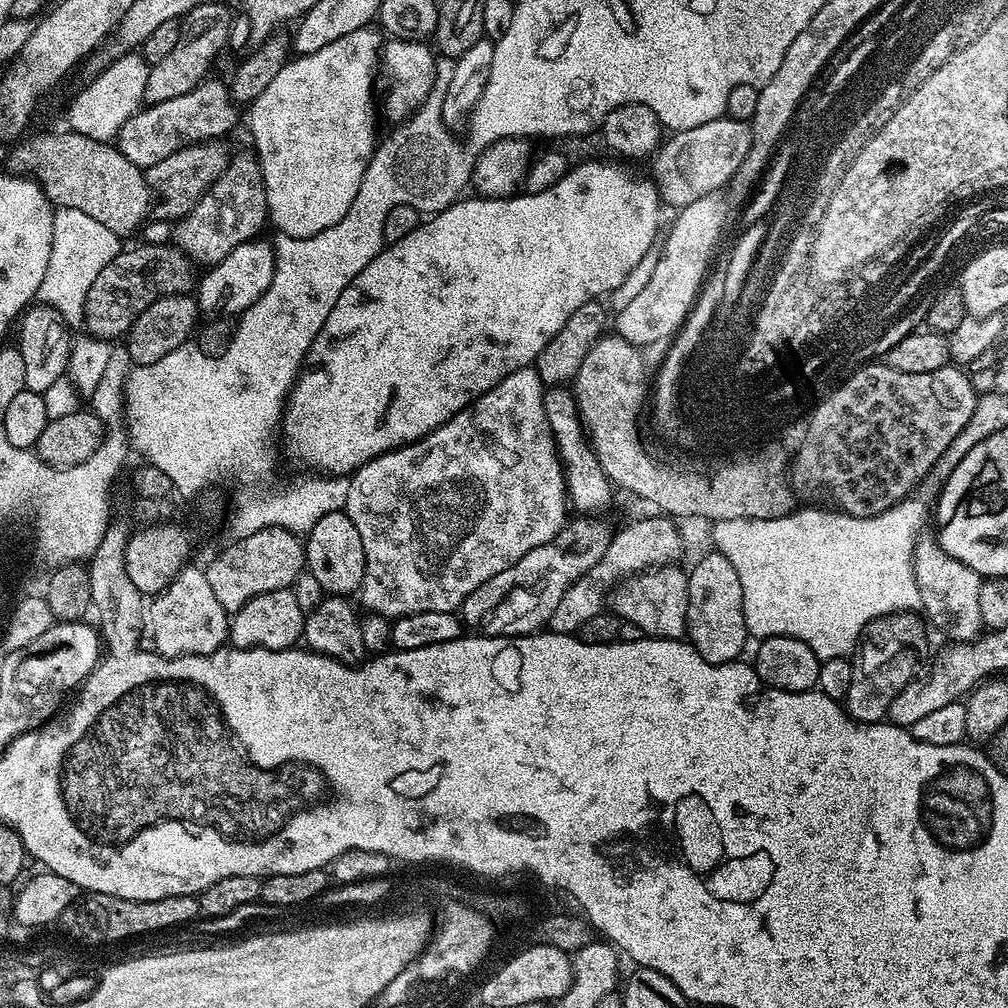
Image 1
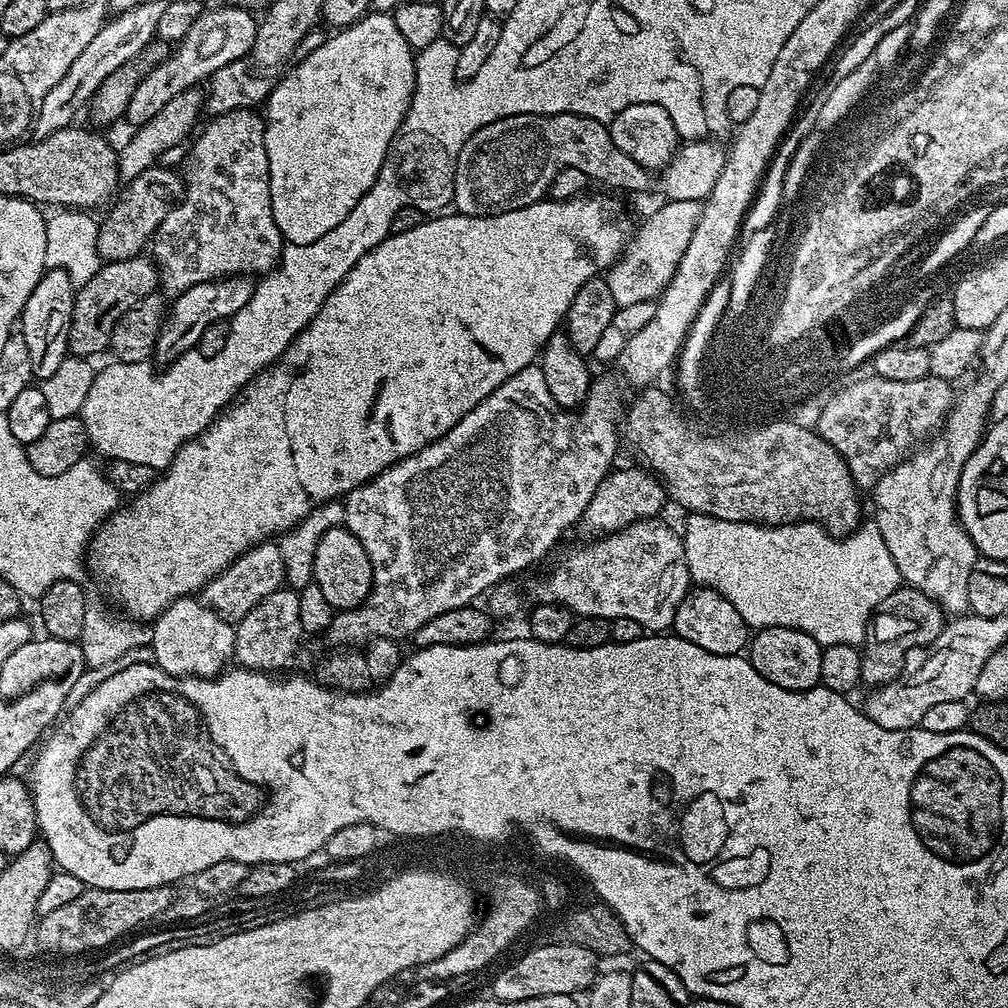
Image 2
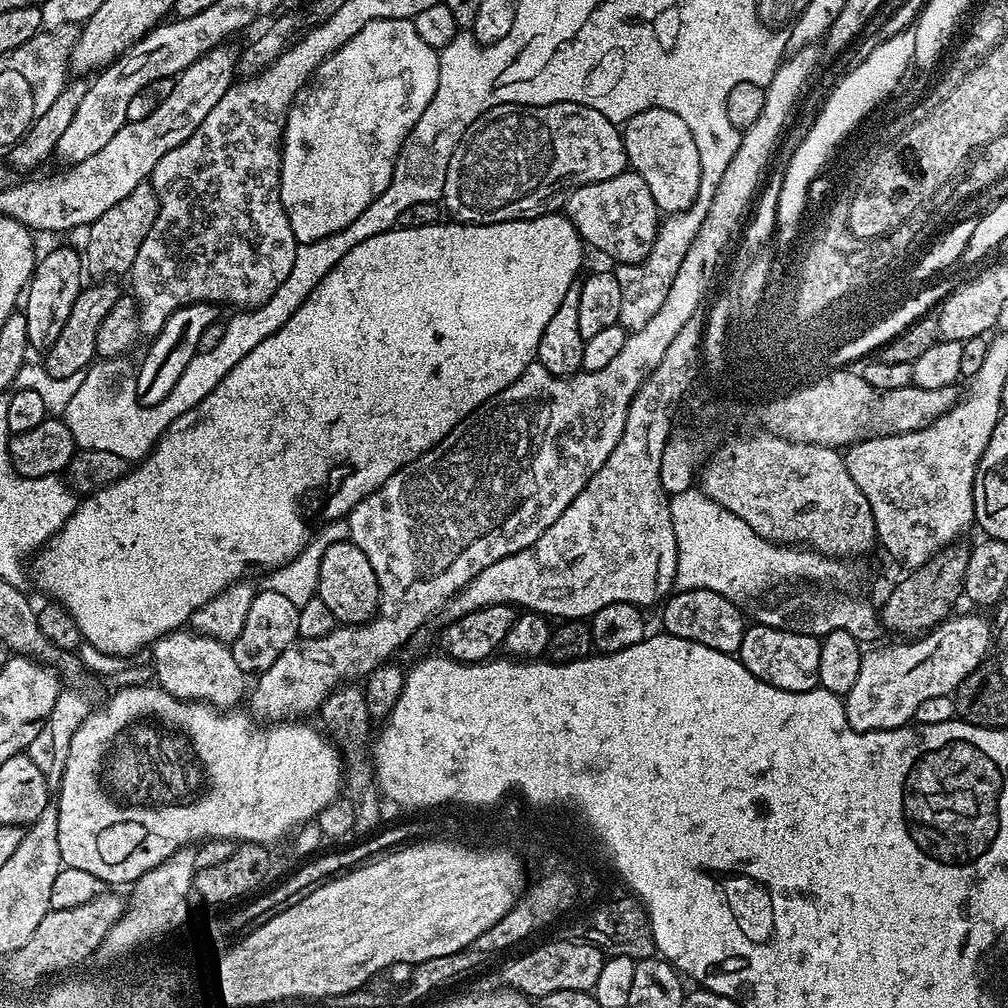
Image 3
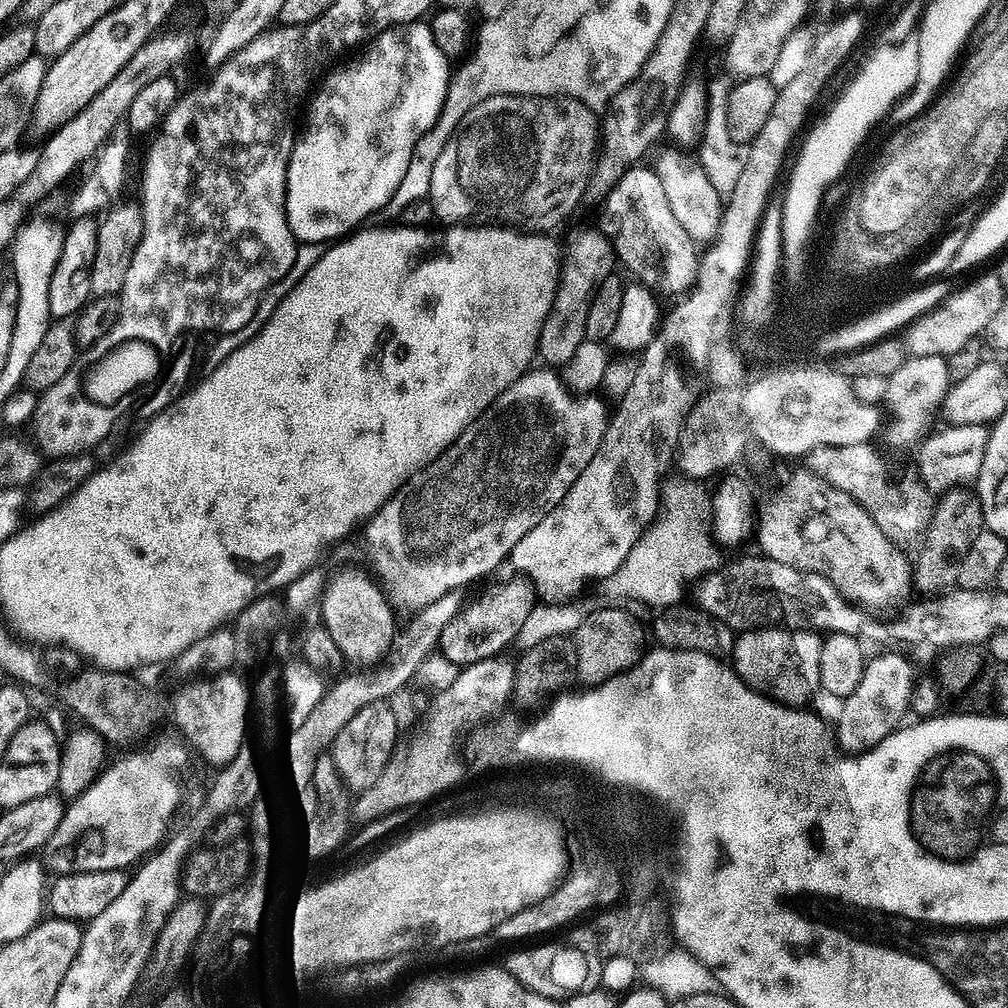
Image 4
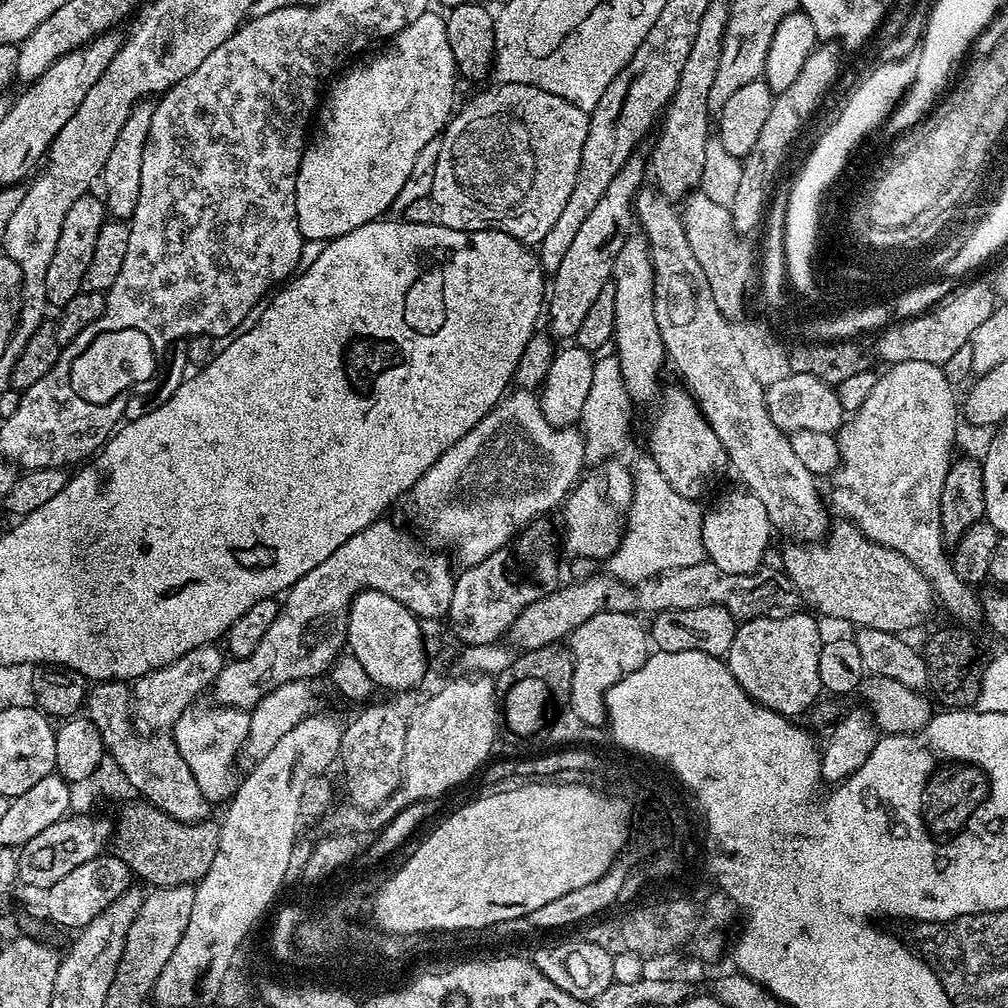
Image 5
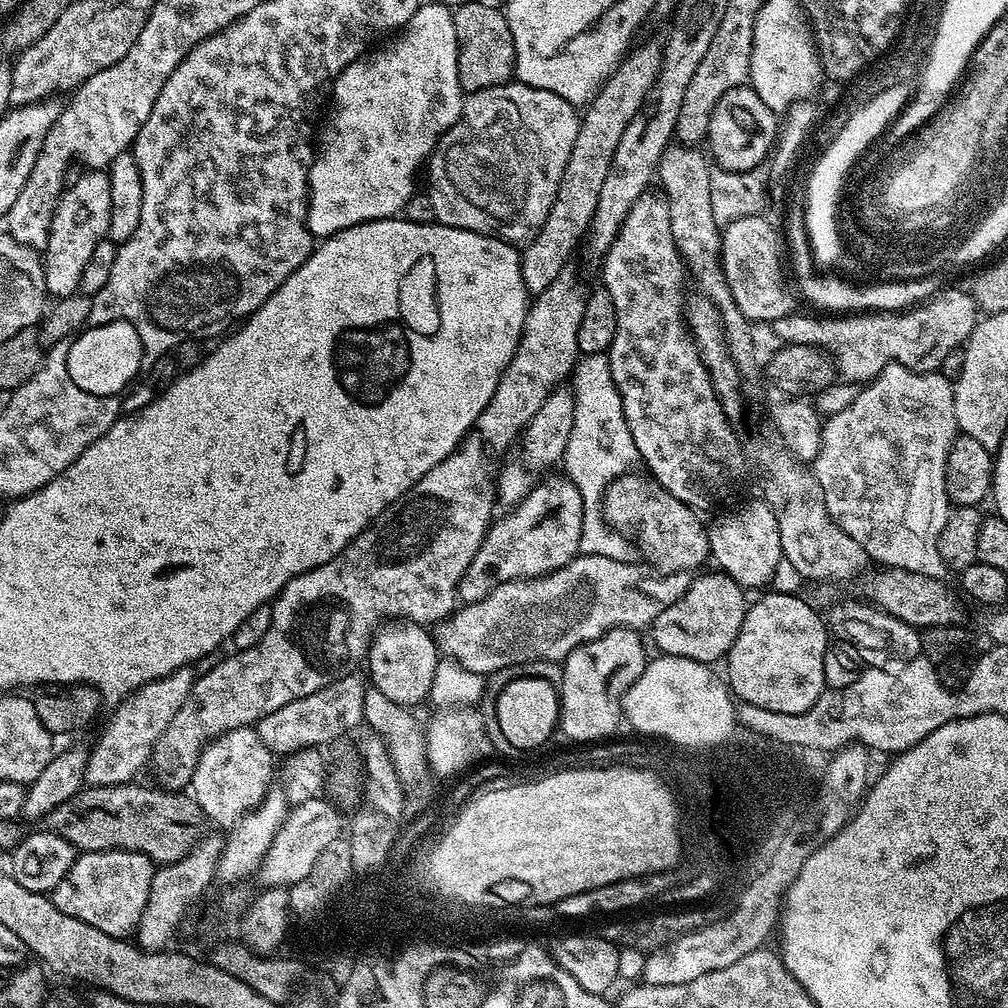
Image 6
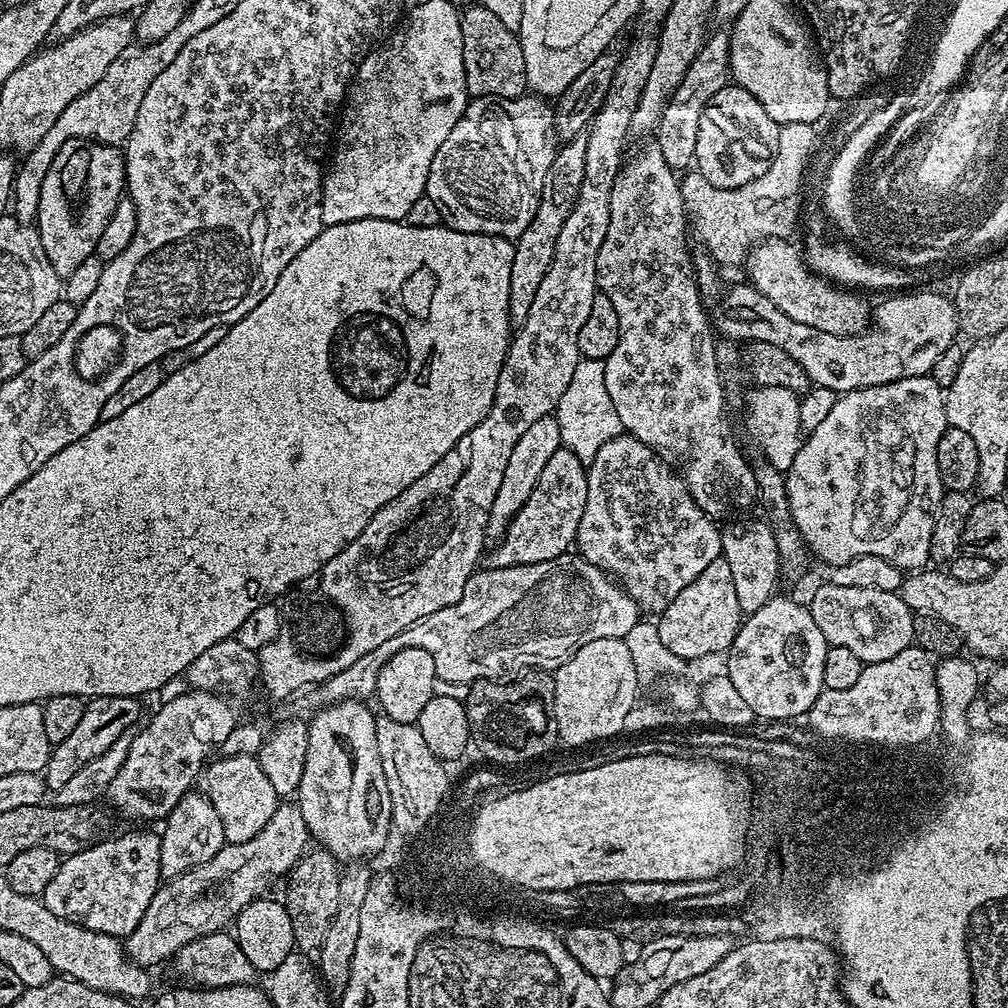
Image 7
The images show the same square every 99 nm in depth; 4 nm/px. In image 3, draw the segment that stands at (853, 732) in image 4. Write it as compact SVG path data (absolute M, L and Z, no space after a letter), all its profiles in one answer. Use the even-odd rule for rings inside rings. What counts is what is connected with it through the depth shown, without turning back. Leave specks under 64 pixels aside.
M953 614L948 617L942 624L937 624L931 632L921 635L919 638L912 638L909 644L896 644L893 648L872 648L864 652L862 658L862 666L858 666L858 679L854 681L854 686L850 686L848 695L843 697L844 713L848 719L848 725L859 732L881 732L887 728L898 728L907 725L913 719L915 710L922 705L928 698L938 698L939 696L951 697L957 686L959 686L969 674L976 668L981 667L985 663L986 657L984 655L988 652L988 647L991 646L992 640L994 644L994 628L991 628L986 621L980 616L959 616Z

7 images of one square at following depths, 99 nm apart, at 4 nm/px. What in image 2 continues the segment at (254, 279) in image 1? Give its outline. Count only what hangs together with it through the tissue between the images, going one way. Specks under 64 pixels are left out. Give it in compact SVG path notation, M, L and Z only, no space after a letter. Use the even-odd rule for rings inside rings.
M244 274L225 276L222 280L211 280L198 286L190 286L186 291L179 293L173 299L176 300L173 304L171 301L170 313L164 321L164 329L160 331L154 353L155 359L171 362L177 356L193 351L210 324L227 321L234 314L238 314L238 310L242 310L242 306L246 306L246 302L250 302L252 297L254 284L248 280L251 279Z

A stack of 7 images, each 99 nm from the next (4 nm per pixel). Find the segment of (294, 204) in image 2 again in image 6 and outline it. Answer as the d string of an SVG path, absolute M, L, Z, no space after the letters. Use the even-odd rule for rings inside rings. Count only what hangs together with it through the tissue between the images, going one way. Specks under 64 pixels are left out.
M438 2L421 3L420 9L408 19L408 23L395 37L397 40L389 48L382 49L377 56L369 55L367 59L361 58L350 62L344 67L344 71L340 73L335 84L332 85L330 104L336 107L336 113L332 116L332 141L321 152L319 149L315 153L312 169L308 175L308 228L313 237L327 238L333 236L335 232L341 232L344 228L349 228L355 224L365 224L368 220L386 220L395 217L397 214L403 213L406 202L417 191L416 171L419 168L421 171L425 167L426 161L436 151L440 139L458 123L464 109L466 93L460 87L460 79L458 78L458 42L454 34L452 13L453 9L442 6Z

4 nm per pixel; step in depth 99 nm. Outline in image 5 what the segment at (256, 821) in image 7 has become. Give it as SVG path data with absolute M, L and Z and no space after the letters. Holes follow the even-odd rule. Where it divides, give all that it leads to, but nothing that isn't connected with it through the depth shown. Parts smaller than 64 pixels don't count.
M193 706L185 710L176 720L170 735L176 741L186 766L194 774L198 788L210 802L227 801L238 787L236 776L236 756L241 755L250 730L251 715L242 708L215 706L216 708L199 708Z

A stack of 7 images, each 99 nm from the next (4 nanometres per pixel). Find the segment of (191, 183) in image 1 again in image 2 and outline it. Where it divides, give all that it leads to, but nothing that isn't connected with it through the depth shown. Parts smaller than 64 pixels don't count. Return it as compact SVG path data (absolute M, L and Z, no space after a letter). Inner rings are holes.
M153 166L142 170L133 180L127 181L128 189L119 197L120 204L113 203L107 209L108 217L99 221L99 248L101 261L125 260L141 255L149 247L156 235L162 218L174 210L174 206L184 197L185 177L172 168Z

